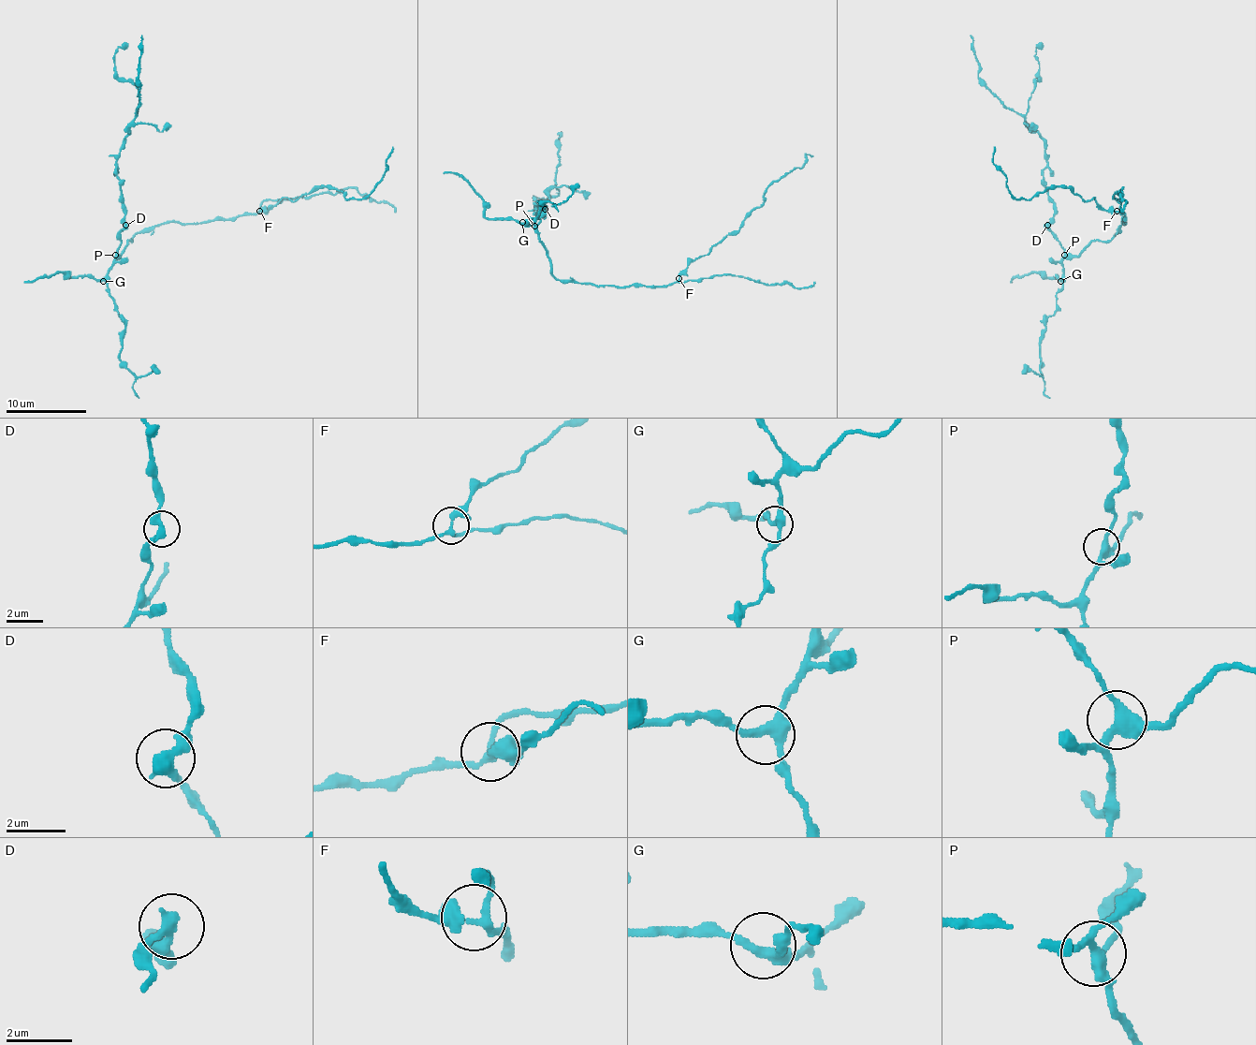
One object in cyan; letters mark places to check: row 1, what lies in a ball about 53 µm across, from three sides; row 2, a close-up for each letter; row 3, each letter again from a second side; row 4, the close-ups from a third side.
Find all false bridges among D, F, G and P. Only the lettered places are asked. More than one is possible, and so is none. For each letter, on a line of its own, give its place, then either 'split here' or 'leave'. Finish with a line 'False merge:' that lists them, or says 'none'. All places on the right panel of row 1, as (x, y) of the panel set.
D: at (1047, 225); leave
F: at (1117, 211); leave
G: at (1060, 281); leave
P: at (1064, 255); leave
False merge: none

